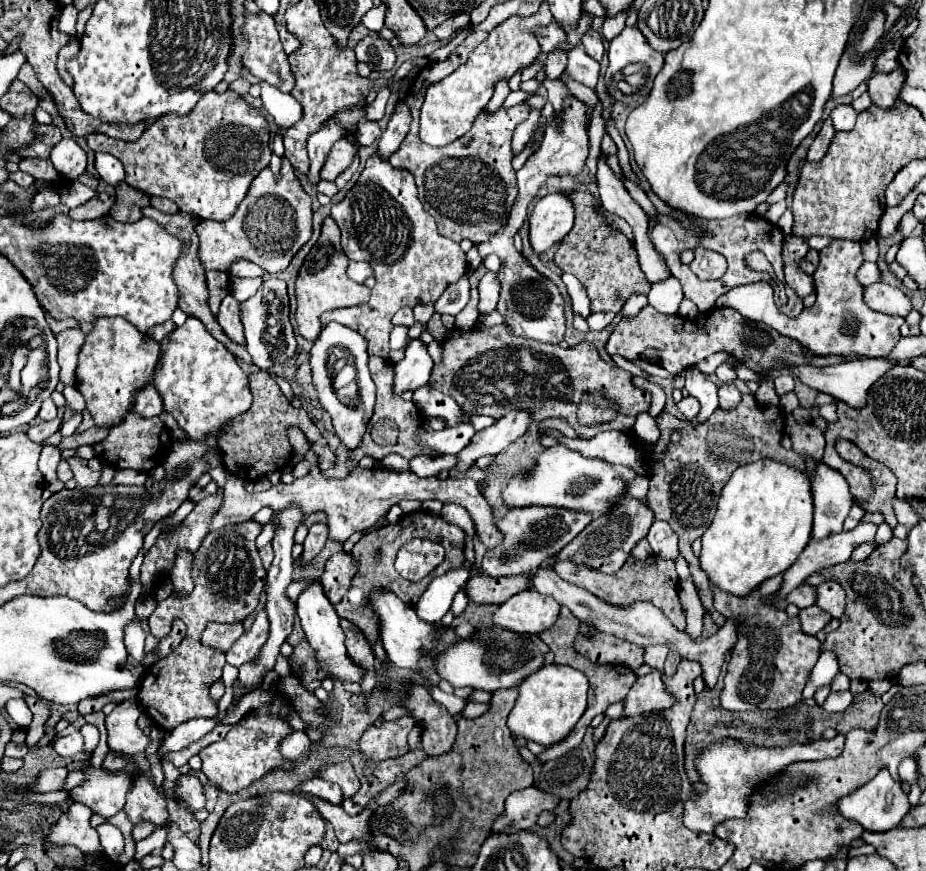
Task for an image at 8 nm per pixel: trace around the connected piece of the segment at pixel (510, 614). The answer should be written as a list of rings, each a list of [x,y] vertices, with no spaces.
[[[523,590],[503,602],[493,614],[493,626],[517,634],[541,634],[555,624],[559,604],[535,590]]]

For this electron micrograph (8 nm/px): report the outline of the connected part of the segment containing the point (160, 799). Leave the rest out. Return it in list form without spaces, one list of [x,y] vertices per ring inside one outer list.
[[[145,776],[137,778],[133,784],[123,810],[133,824],[151,822],[155,828],[173,824],[167,812],[165,796],[161,796],[161,792]]]

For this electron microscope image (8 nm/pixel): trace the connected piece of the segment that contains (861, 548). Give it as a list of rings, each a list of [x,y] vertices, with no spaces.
[[[868,542],[859,545],[852,553],[851,560],[854,562],[863,562],[871,552],[876,548],[876,543]]]

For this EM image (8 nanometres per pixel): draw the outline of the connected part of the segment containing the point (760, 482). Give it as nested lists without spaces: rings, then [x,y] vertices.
[[[769,458],[741,466],[721,490],[715,518],[701,536],[701,570],[721,592],[747,596],[799,558],[811,540],[811,528],[813,496],[805,474]]]

